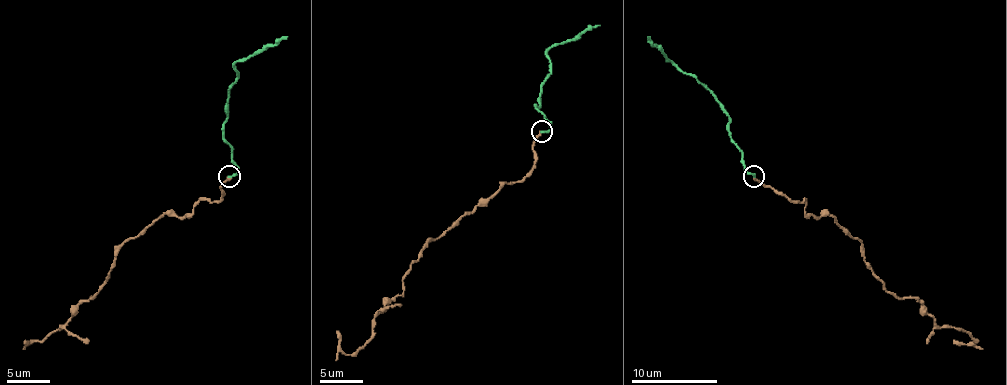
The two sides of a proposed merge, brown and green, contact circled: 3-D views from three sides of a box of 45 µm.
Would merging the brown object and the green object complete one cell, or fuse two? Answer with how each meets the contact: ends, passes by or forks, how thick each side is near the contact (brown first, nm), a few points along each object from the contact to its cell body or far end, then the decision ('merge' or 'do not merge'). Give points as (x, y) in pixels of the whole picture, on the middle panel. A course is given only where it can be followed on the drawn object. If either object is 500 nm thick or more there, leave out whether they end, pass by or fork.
brown ends; green ends; calibres 220 and 220 nm; course brown (541, 131), (530, 170), (426, 244), (405, 276), (403, 293), (377, 315), (353, 354), (340, 347), (338, 330); course green (541, 131), (547, 129), (550, 123), (537, 108), (541, 82), (550, 71), (547, 52), (599, 26); merge

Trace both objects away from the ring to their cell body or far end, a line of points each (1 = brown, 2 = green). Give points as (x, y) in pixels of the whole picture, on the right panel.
1: (754, 177), (804, 199), (808, 214), (830, 214), (888, 292), (916, 298), (938, 326), (976, 342), (953, 339)
2: (754, 175), (745, 169), (741, 149), (730, 136), (724, 106), (648, 37)

